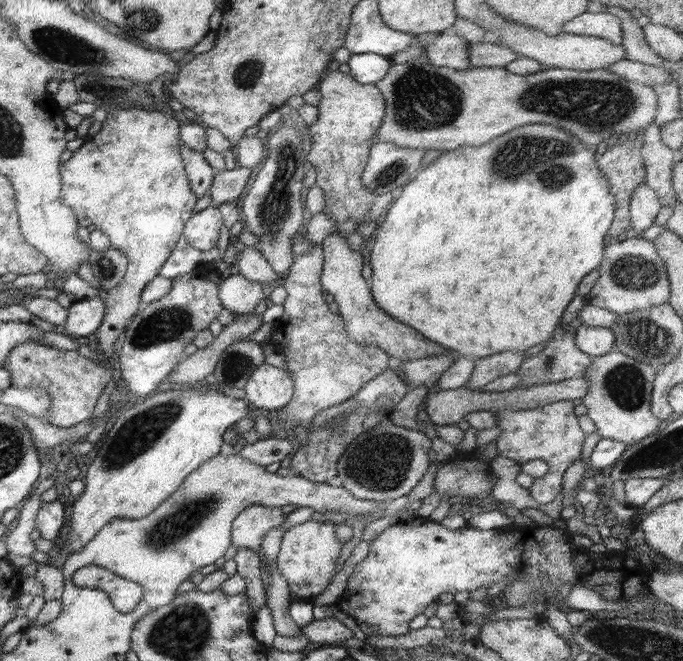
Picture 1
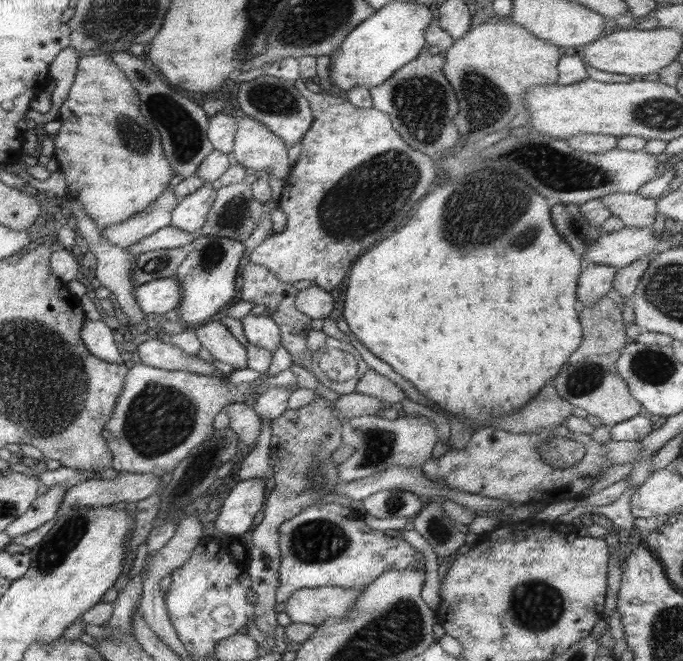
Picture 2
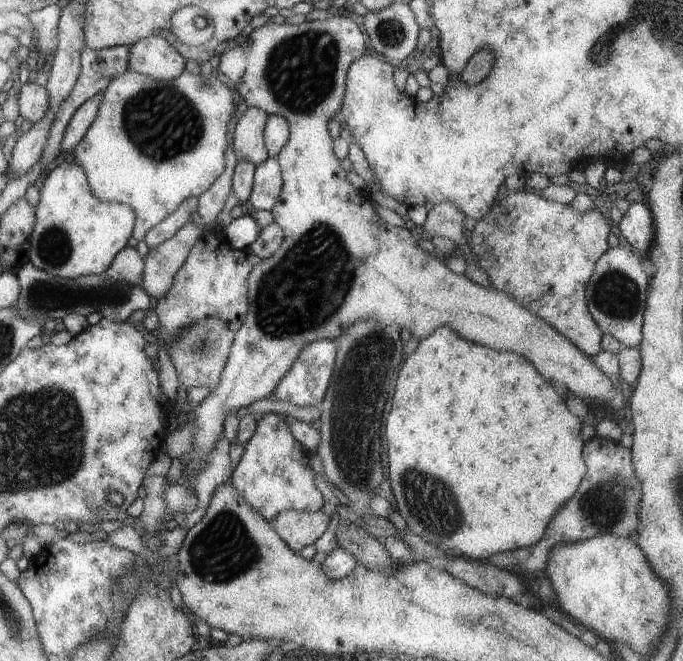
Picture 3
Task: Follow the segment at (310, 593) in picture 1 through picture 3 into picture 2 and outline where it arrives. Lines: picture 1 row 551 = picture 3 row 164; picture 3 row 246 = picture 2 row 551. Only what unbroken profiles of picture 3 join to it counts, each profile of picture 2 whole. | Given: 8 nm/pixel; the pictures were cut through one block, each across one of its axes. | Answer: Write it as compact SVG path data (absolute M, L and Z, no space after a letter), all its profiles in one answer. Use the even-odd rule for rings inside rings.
M338 503L319 504L298 512L291 520L285 520L277 527L279 547L279 584L275 590L276 603L285 603L287 598L301 588L316 588L333 586L341 589L359 589L367 587L371 581L376 580L385 570L413 569L421 566L424 560L421 552L416 552L401 537L403 530L372 530L365 525L361 516L349 506Z

